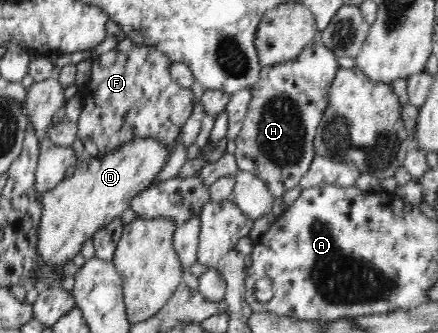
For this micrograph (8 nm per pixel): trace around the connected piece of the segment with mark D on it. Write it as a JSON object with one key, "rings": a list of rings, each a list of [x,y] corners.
{"rings":[[[151,137],[129,140],[100,157],[84,154],[76,163],[72,176],[65,177],[55,188],[42,194],[43,210],[35,248],[39,267],[51,265],[60,269],[73,260],[85,240],[114,218],[120,218],[130,207],[131,199],[152,184],[168,155],[169,145]]]}

